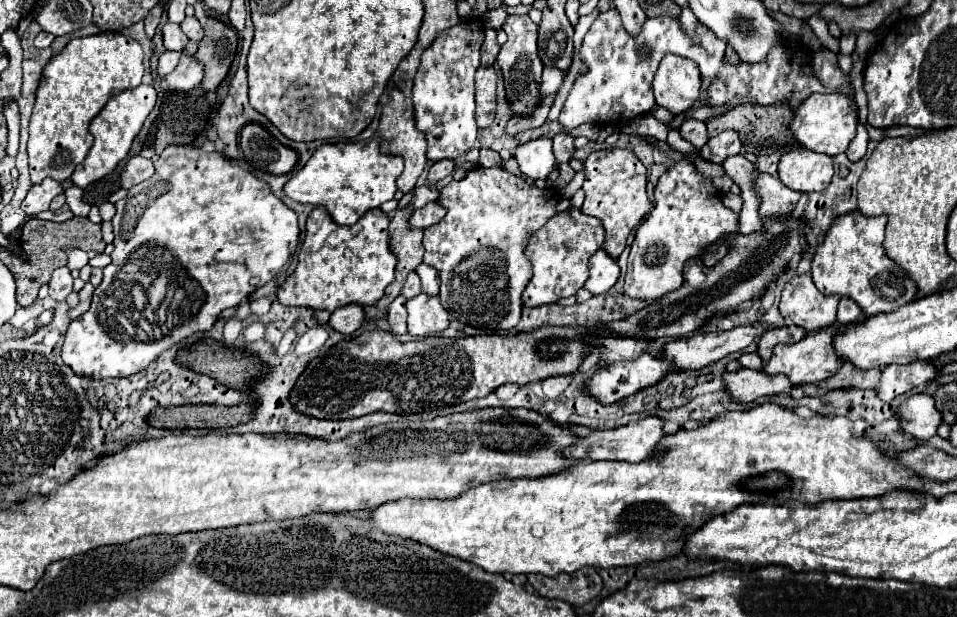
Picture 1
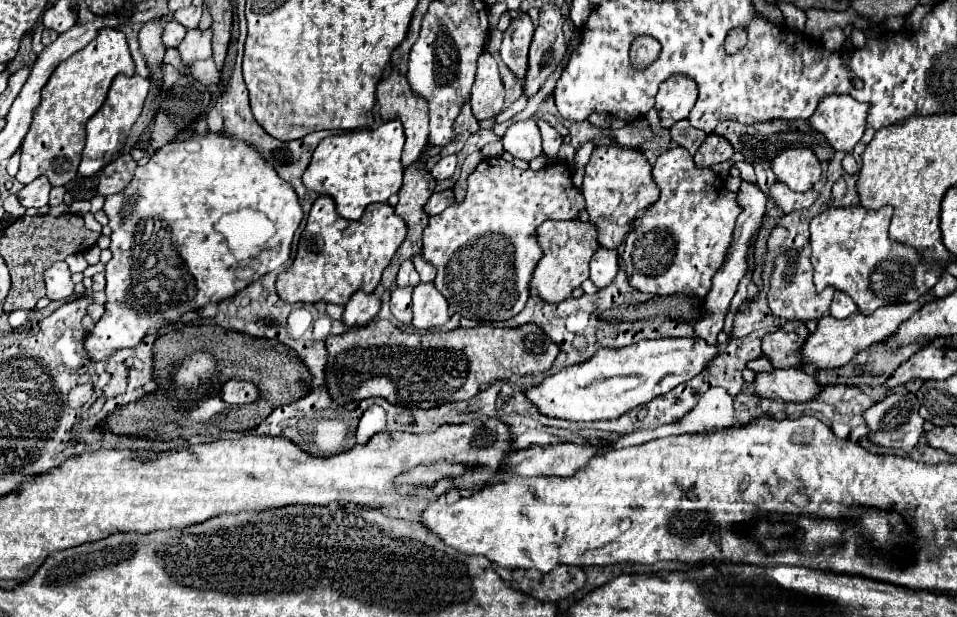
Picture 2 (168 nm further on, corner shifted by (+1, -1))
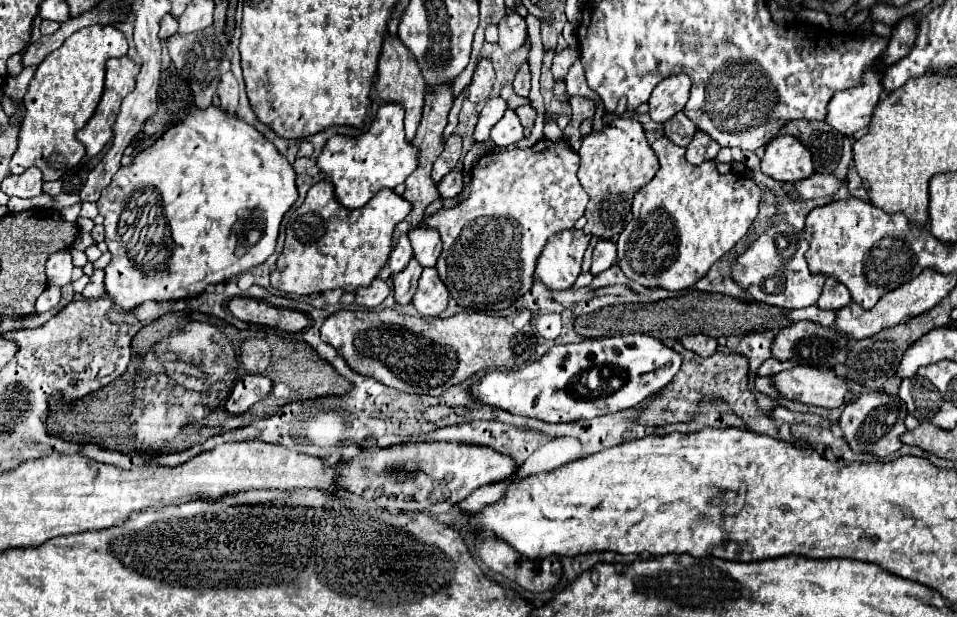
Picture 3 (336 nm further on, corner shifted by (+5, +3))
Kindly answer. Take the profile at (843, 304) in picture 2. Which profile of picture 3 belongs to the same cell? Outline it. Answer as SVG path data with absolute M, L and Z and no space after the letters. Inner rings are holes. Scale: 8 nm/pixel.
M828 277L826 279L826 285L824 285L824 293L820 295L820 301L816 303L820 309L828 309L828 311L836 311L836 309L842 309L846 305L852 303L852 297L850 297L850 291L834 277Z

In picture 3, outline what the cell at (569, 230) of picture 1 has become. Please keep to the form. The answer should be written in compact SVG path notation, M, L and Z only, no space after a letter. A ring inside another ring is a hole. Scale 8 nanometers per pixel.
M564 229L552 235L538 257L534 277L540 279L550 291L570 289L580 275L588 243L590 235L582 229Z

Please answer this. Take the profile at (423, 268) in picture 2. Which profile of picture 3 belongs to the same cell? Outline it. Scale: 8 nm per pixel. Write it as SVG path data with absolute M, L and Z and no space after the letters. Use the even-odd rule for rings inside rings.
M414 229L412 233L408 233L408 239L412 243L414 249L414 259L422 265L422 267L434 267L440 251L442 251L442 241L438 237L438 233L434 229Z

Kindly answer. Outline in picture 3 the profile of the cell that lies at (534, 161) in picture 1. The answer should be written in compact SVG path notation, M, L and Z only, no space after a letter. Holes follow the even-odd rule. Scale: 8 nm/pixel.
M514 111L504 113L504 117L492 127L490 139L494 141L496 147L510 147L524 139L524 127Z

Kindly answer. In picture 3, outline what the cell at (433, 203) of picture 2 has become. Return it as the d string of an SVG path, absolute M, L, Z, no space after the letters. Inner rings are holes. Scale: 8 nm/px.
M460 171L448 173L448 175L438 183L438 193L440 193L442 199L456 197L460 191L462 191L462 173L460 173Z

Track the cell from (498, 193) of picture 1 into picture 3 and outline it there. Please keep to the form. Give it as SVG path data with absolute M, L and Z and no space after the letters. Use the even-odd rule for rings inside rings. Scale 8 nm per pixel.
M538 141L536 145L532 145L530 149L510 149L510 151L500 151L500 153L486 153L484 157L478 159L478 163L472 167L472 183L470 183L470 197L460 203L458 207L454 209L438 209L436 213L432 213L430 217L424 219L424 227L428 229L436 229L440 233L440 239L444 243L444 249L438 257L438 263L436 263L436 271L440 275L440 279L444 281L444 285L448 287L450 295L456 299L456 303L464 309L472 309L472 311L502 311L502 309L508 309L510 305L516 303L518 297L522 297L530 287L532 287L532 275L534 275L534 267L536 267L536 259L538 255L542 253L546 241L550 235L562 231L562 229L570 229L574 227L576 219L584 215L586 211L586 203L588 203L588 195L586 191L580 187L580 181L578 181L578 165L580 165L580 157L576 151L572 151L572 147L566 143L566 141Z

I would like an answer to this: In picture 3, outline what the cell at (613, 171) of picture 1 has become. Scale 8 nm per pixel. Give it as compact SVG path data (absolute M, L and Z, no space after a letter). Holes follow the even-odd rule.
M622 117L614 119L600 133L590 133L588 137L584 137L578 155L578 179L590 197L584 213L588 219L584 233L596 235L600 239L612 239L624 229L634 195L656 175L656 155L644 137L642 125L636 119Z

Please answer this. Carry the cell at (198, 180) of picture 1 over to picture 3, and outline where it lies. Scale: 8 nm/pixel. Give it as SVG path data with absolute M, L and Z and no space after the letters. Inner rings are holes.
M208 107L206 111L194 109L152 147L136 155L128 167L120 167L96 203L100 215L104 215L104 241L112 253L112 261L104 269L106 295L120 313L132 313L144 301L186 299L204 293L208 285L226 283L264 263L276 249L282 217L298 199L294 179L294 169L252 125L216 107ZM210 191L222 195L210 197ZM242 211L250 213L250 217L238 219ZM256 217L268 217L268 233L262 233L258 241L250 241L246 233L256 233L256 229L252 231Z

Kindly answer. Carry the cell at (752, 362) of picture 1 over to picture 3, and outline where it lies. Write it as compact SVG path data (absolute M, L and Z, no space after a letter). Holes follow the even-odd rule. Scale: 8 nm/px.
M766 359L760 369L758 369L758 375L776 375L784 369L792 369L794 367L794 361L776 361L776 359Z

